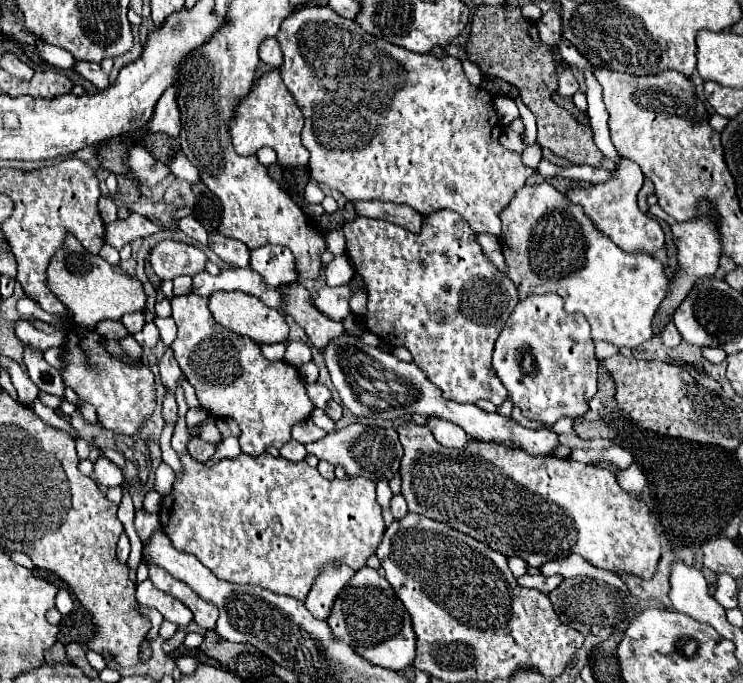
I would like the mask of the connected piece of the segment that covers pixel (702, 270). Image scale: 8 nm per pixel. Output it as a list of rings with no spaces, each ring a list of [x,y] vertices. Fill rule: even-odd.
[[[706,202],[700,204],[700,216],[688,220],[688,222],[680,222],[676,226],[672,226],[672,234],[674,234],[674,244],[678,248],[676,258],[678,258],[678,270],[676,276],[670,278],[668,282],[668,294],[664,298],[664,302],[658,308],[658,314],[654,316],[654,336],[658,336],[662,332],[662,328],[672,320],[676,308],[682,304],[682,300],[688,296],[688,292],[696,286],[696,282],[704,276],[712,276],[718,268],[718,260],[722,256],[722,246],[720,246],[720,236],[716,226],[712,224],[712,216],[710,216],[710,206]]]

